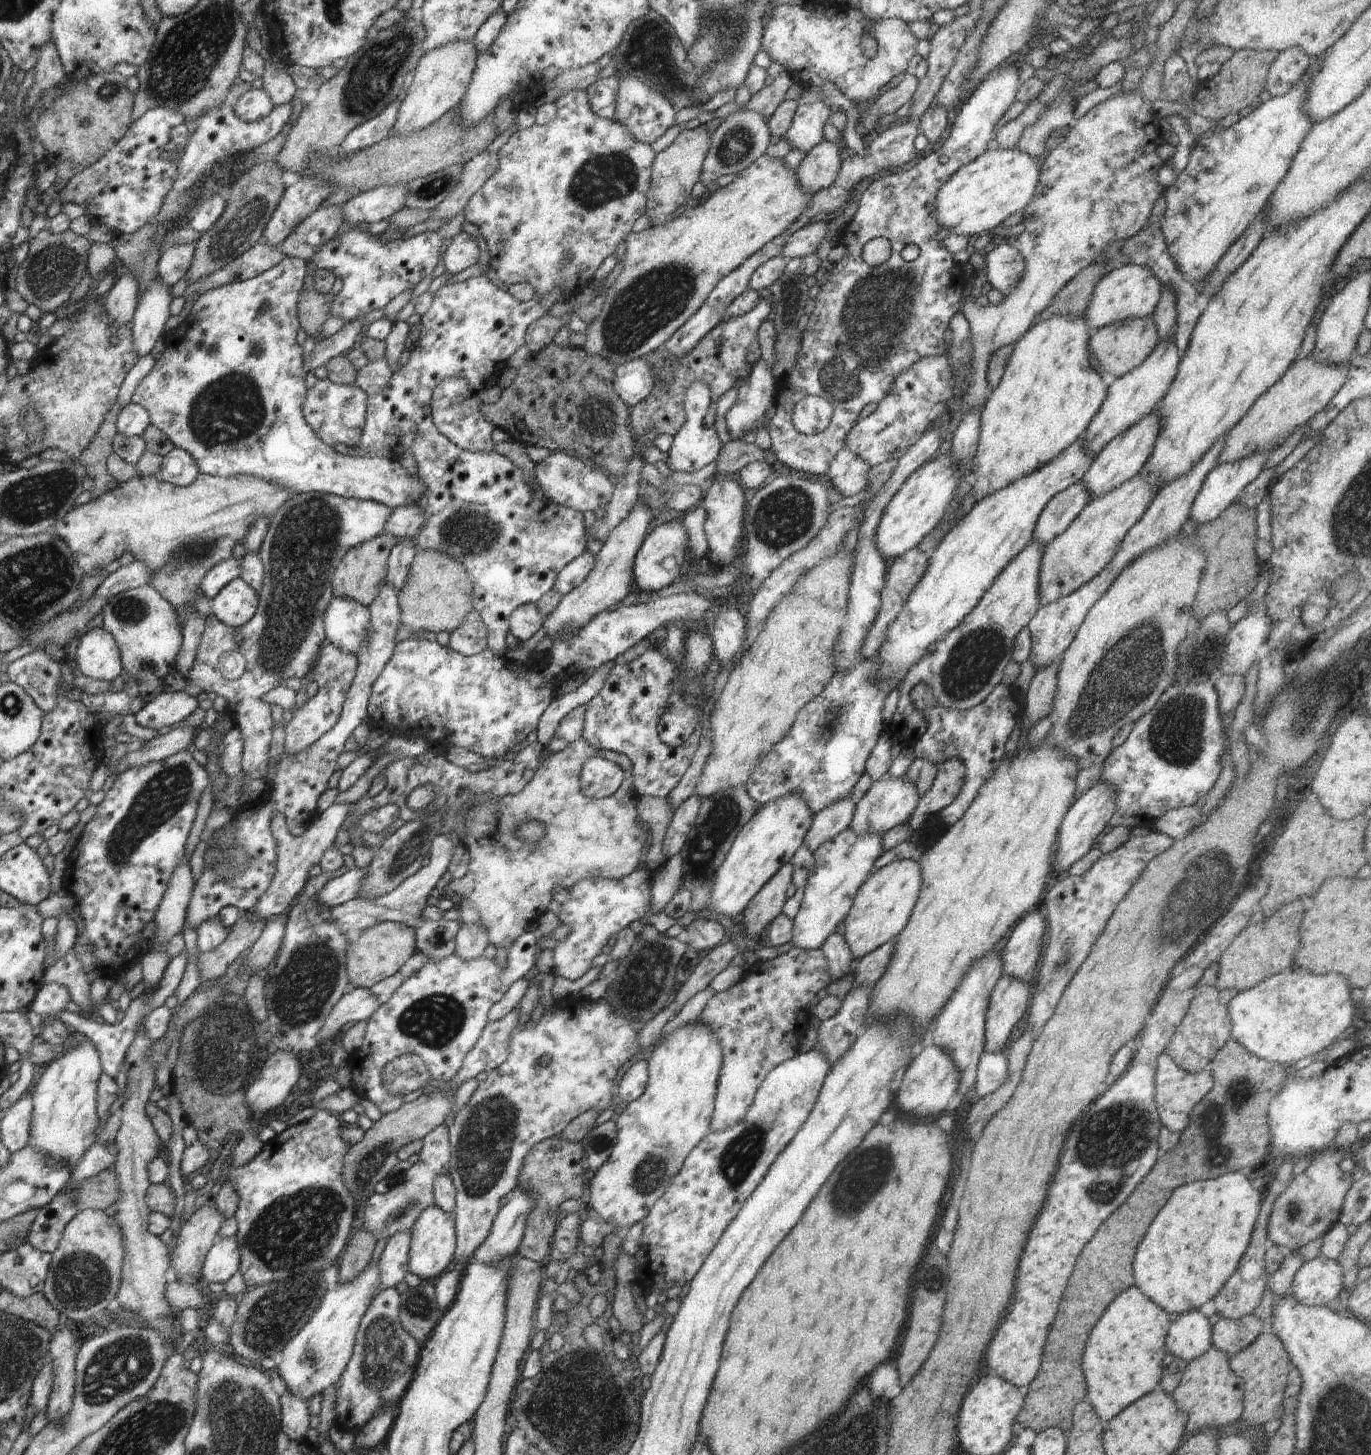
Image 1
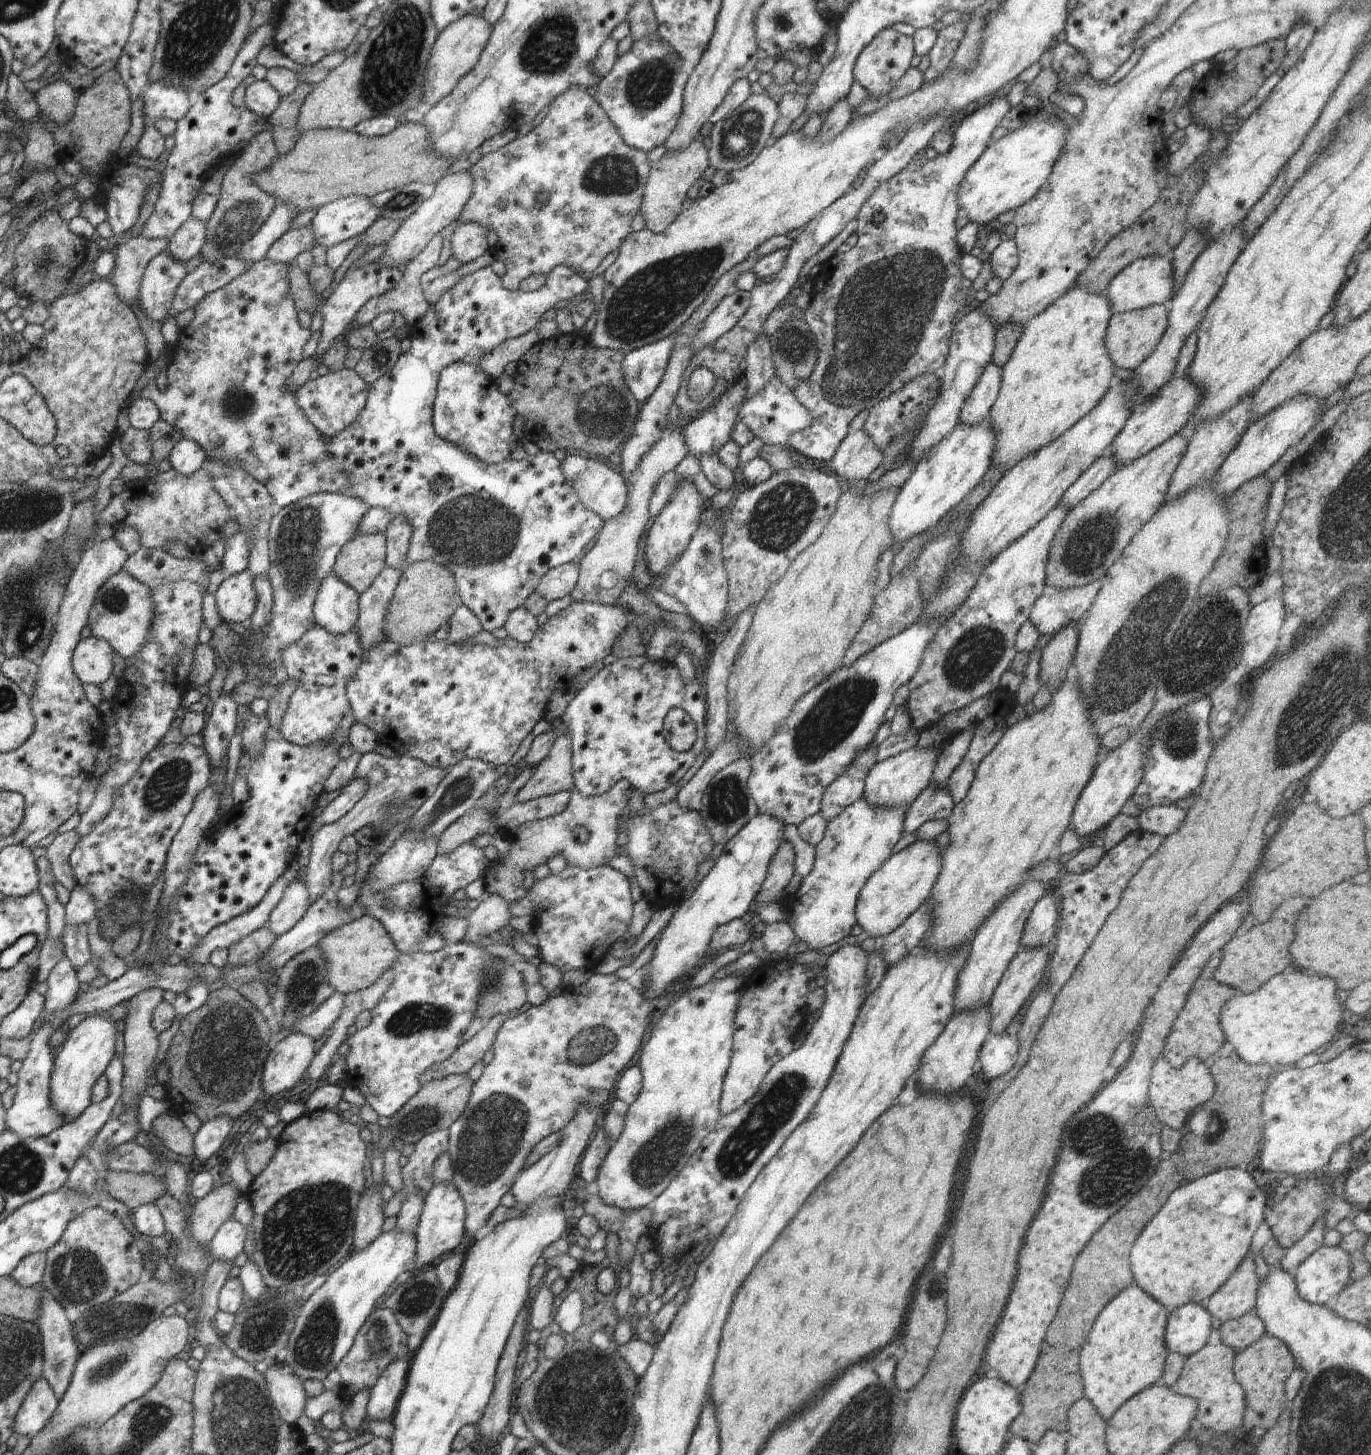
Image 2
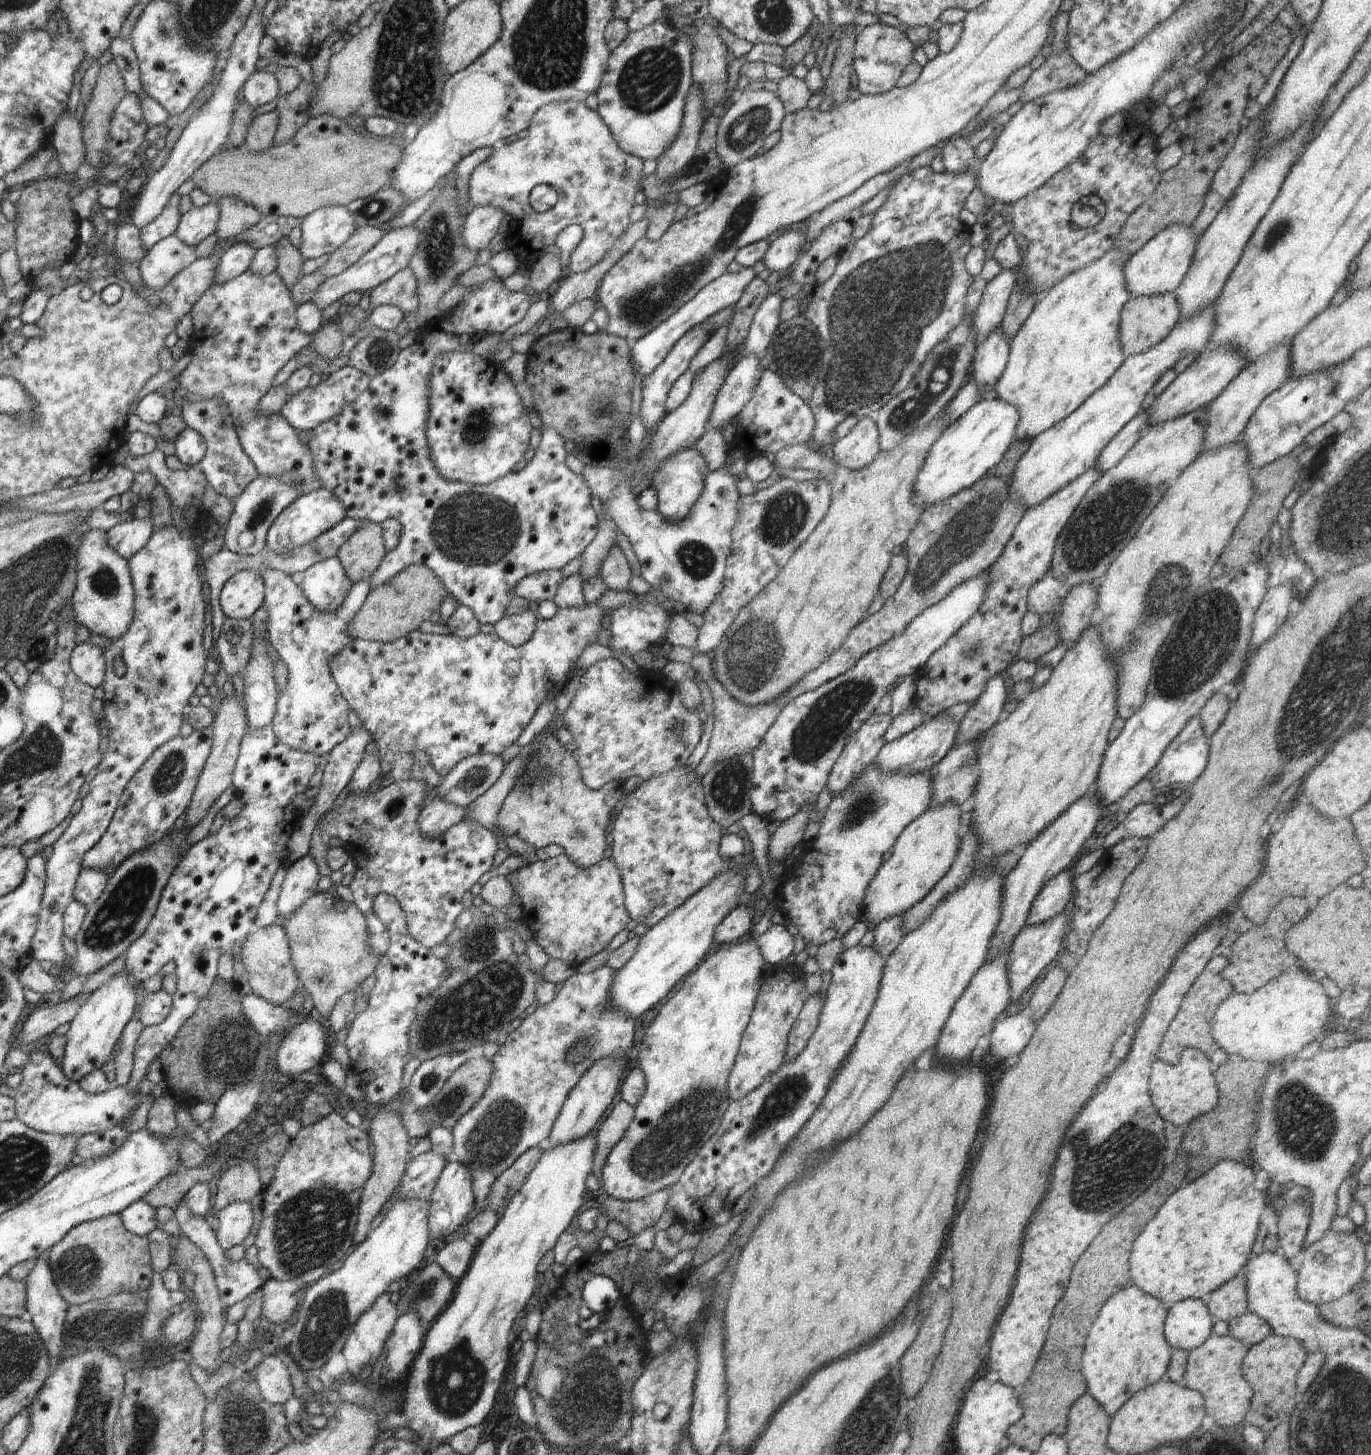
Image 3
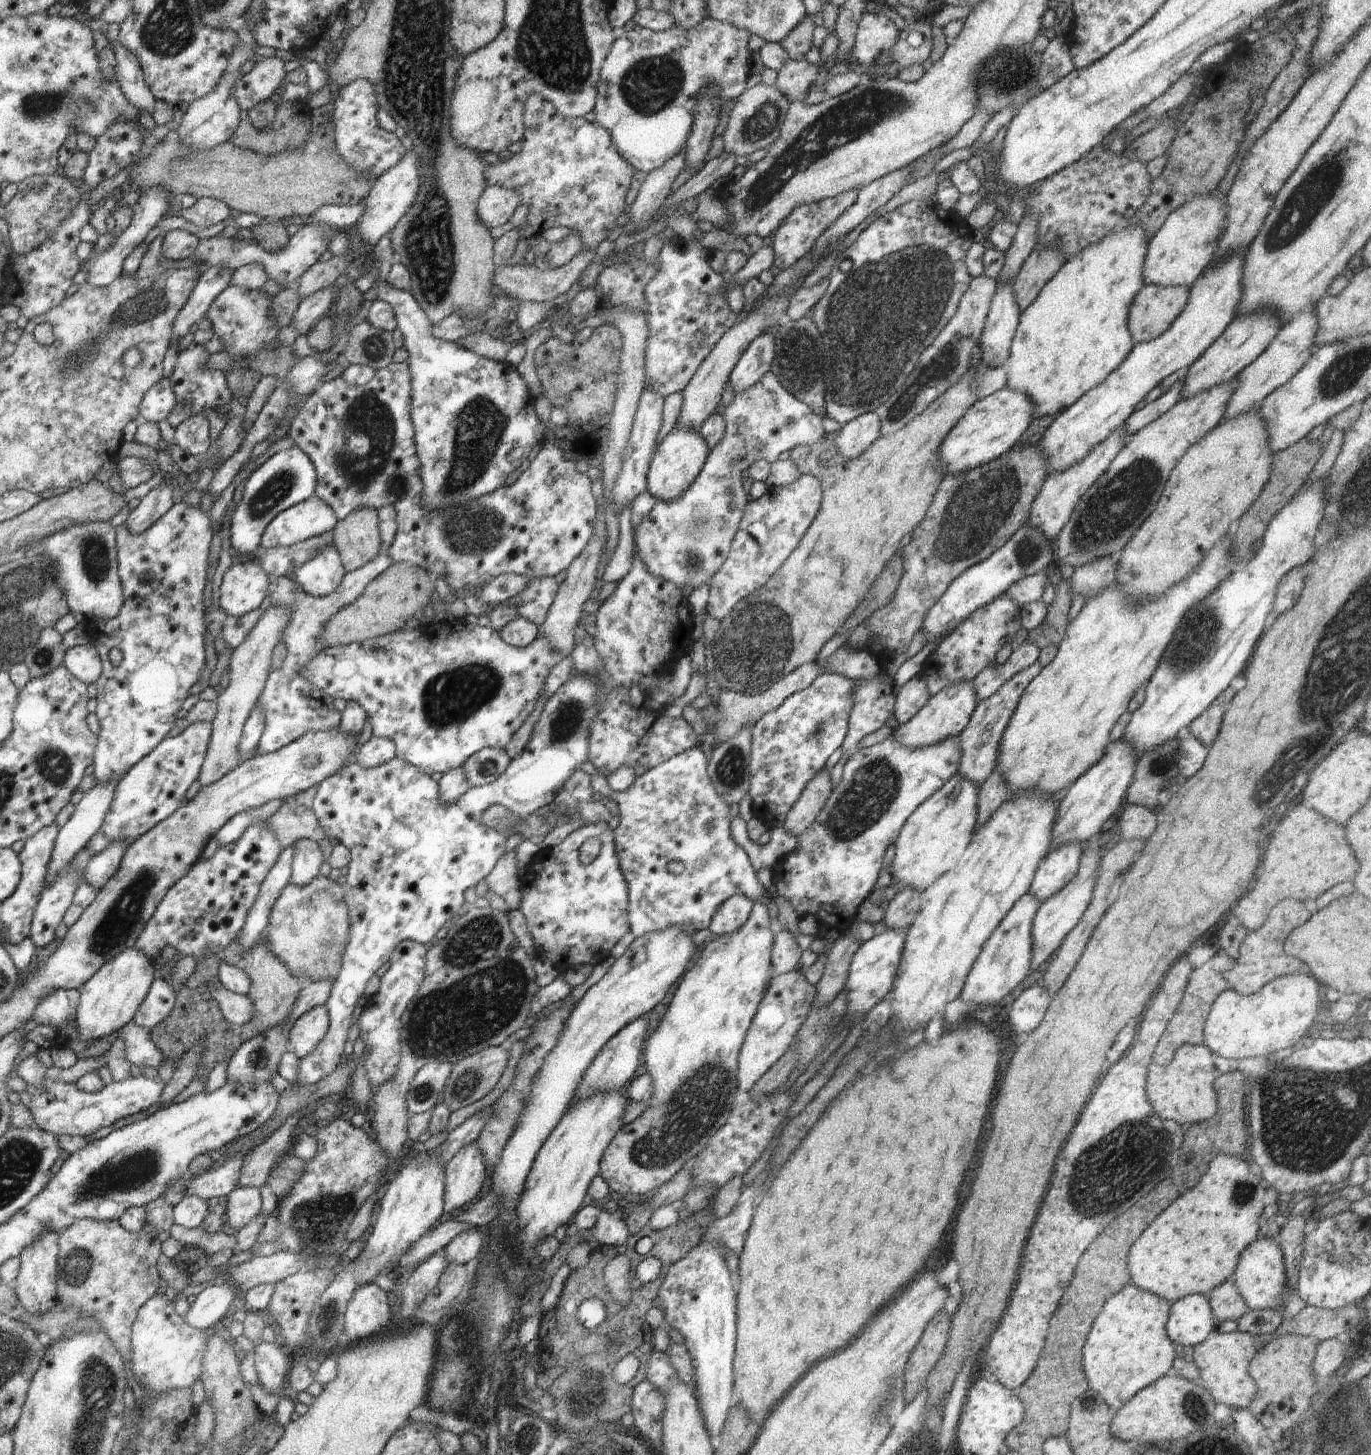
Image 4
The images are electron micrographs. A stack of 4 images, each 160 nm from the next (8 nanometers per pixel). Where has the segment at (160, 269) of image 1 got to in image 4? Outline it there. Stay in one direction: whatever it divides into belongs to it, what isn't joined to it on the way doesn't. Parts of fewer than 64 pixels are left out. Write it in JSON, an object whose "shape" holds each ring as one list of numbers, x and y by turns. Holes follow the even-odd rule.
{"shape":[[200,197,193,206,181,209,178,214,184,216,184,220,198,228,208,228,222,220,227,220,231,212,231,208,225,202]]}

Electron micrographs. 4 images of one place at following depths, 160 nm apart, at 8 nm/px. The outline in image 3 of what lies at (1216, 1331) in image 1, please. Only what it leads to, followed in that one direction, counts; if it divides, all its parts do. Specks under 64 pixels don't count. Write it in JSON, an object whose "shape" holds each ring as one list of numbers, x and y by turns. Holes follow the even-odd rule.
{"shape":[[1246,1312,1246,1314,1231,1320,1228,1330,1232,1338,1239,1340,1248,1348,1274,1334,1272,1327,1263,1318,1252,1312]]}

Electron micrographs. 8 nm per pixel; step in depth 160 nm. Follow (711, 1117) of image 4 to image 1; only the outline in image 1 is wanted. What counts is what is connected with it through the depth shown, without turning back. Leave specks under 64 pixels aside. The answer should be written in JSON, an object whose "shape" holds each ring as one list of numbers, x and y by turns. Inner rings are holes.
{"shape":[[695,1020,685,1026,680,1027,674,1034,667,1038,661,1038,656,1044,652,1052,652,1056,649,1060,646,1060,649,1068,648,1082,644,1094,631,1103,624,1105,622,1114,615,1120,617,1126,617,1141,615,1142,612,1152,609,1157,601,1164,594,1173,592,1183,590,1184,590,1201,589,1207,592,1212,592,1216,595,1218,600,1217,604,1222,608,1222,610,1226,613,1226,615,1231,617,1228,624,1228,624,1226,632,1226,636,1222,643,1221,647,1214,651,1211,651,1208,658,1202,658,1199,666,1192,666,1189,670,1186,675,1174,683,1167,686,1157,692,1152,692,1149,702,1139,711,1132,710,1123,712,1113,715,1111,715,1094,717,1089,718,1077,722,1066,722,1049,719,1045,718,1039,714,1036,713,1031,709,1029,704,1023]]}

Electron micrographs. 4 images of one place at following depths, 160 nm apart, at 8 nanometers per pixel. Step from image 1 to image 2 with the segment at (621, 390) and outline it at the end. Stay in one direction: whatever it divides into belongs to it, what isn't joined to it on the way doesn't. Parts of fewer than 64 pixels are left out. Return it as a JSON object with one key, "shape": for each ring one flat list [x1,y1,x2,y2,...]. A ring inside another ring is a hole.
{"shape":[[666,337,625,354,622,376,627,389,640,404,658,388,673,352,674,337]]}

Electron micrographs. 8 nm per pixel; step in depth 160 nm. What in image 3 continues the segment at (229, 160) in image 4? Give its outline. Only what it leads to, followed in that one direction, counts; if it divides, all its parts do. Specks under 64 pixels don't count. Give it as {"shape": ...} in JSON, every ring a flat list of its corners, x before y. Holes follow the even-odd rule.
{"shape":[[322,114,310,118,292,140,268,150,252,152,244,144,232,151,218,151,190,180,195,189,210,198,238,198,262,216,274,214,302,220,325,206,346,206,388,189,406,142,400,134,360,136,334,114]]}

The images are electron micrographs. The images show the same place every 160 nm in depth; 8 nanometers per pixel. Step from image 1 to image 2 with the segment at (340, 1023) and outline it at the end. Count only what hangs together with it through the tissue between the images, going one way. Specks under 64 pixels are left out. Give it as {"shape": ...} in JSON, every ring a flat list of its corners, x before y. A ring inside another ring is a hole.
{"shape":[[334,993,322,1006,318,1007,316,1012,298,1019,290,1029,284,1028,280,1033,277,1033,277,1040,284,1038,286,1034,292,1034,292,1032,298,1031,314,1040,322,1038,324,1032,334,1026,336,1019,342,1013,344,1001,344,993]]}

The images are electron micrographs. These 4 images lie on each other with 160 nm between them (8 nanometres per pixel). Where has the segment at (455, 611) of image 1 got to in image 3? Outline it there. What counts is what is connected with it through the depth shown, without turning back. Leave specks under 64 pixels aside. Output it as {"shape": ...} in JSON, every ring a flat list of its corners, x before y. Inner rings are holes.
{"shape":[[423,565,408,566,402,572,398,572,394,578,390,578,390,582,369,592,358,616,350,624,350,634,355,639,380,643,394,642,410,632,419,630,422,622,429,620,434,612,441,609,442,602,448,594,430,568]]}

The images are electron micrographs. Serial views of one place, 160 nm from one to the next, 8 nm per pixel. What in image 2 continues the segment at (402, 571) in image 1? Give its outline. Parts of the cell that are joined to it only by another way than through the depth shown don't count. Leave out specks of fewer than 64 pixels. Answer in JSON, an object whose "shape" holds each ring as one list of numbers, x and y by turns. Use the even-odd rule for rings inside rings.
{"shape":[[395,516,384,532,387,548,386,564,395,569,403,566,411,544,412,527,407,518,402,517]]}

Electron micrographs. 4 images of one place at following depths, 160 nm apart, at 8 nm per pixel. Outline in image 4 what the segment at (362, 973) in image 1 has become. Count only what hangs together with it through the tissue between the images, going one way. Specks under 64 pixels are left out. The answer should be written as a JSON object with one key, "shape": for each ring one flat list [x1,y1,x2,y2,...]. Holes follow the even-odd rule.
{"shape":[[318,875,306,886,299,887,294,883,288,883,279,894,277,901,272,907,270,920,265,930,266,940,269,942,271,953,279,961,282,961,286,968,289,968,292,976,295,976,303,985,312,984,318,981,332,981,332,970,341,964,342,955,349,941,349,910,346,906,343,886,330,877]]}

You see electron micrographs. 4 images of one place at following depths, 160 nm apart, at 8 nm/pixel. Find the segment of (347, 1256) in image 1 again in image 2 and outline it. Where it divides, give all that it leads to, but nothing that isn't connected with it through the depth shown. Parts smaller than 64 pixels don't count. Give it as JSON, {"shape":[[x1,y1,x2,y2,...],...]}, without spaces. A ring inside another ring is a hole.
{"shape":[[372,1185,359,1199,355,1214,352,1252,363,1251,382,1234,383,1215,381,1194]]}

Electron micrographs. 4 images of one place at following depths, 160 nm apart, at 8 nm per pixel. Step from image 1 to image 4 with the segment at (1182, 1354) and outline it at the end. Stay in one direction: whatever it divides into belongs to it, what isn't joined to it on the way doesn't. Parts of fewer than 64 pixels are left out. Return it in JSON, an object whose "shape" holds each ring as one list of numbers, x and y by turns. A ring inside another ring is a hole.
{"shape":[[1188,1295,1171,1303,1166,1334,1176,1347,1195,1347,1216,1331,1217,1321,1205,1295]]}

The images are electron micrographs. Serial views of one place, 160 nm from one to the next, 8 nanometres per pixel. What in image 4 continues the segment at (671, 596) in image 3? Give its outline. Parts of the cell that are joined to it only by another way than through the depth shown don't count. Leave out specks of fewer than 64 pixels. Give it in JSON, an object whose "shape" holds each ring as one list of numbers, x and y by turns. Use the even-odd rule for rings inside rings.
{"shape":[[768,371,751,387,736,393,732,404,724,408,721,414,725,422,725,433,722,440,709,451,702,472,692,486,673,501,657,499,649,515,635,526,635,552,647,566,647,570,655,577,674,583,683,588,686,583,694,584,694,589,701,584,709,584,709,580,719,570,737,534,749,497,742,485,742,472,749,470,757,460,764,459,772,464,786,450,798,445,811,445,823,438,825,432,820,418,809,406,794,398,778,379]]}

